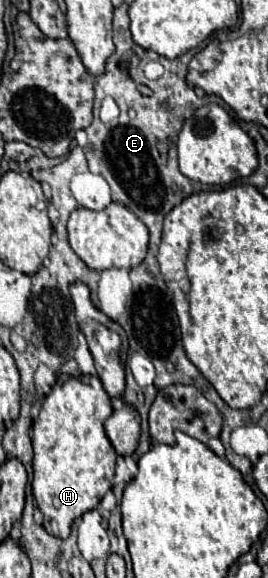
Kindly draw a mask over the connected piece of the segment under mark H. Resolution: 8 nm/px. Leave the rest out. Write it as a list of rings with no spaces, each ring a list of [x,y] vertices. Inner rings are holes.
[[[59,375],[41,405],[39,419],[31,427],[35,451],[31,485],[37,507],[45,517],[43,527],[53,537],[67,539],[73,519],[97,507],[101,497],[111,489],[117,453],[103,427],[111,413],[111,399],[97,377],[85,383],[71,375]]]

